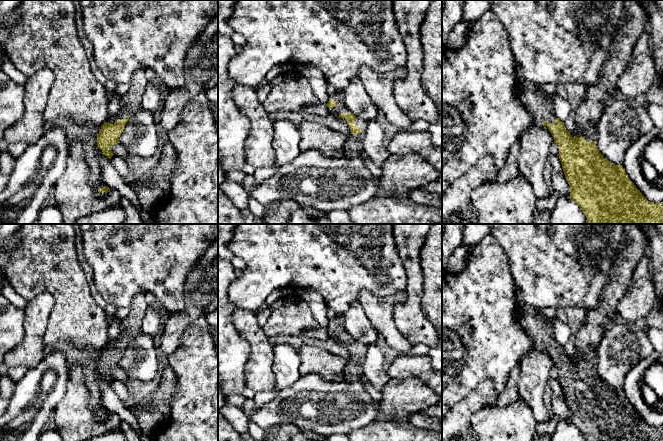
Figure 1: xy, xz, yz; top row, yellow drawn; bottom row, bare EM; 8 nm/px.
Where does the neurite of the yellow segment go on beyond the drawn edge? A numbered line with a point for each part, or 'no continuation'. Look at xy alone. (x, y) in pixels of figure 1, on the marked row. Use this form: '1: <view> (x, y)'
1: xy (132, 99)

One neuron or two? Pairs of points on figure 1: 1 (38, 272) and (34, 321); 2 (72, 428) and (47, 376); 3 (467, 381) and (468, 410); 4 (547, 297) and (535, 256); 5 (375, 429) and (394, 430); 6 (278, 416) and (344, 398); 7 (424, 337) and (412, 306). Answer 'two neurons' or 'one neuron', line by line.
1: two neurons
2: two neurons
3: two neurons
4: one neuron
5: one neuron
6: one neuron
7: one neuron

